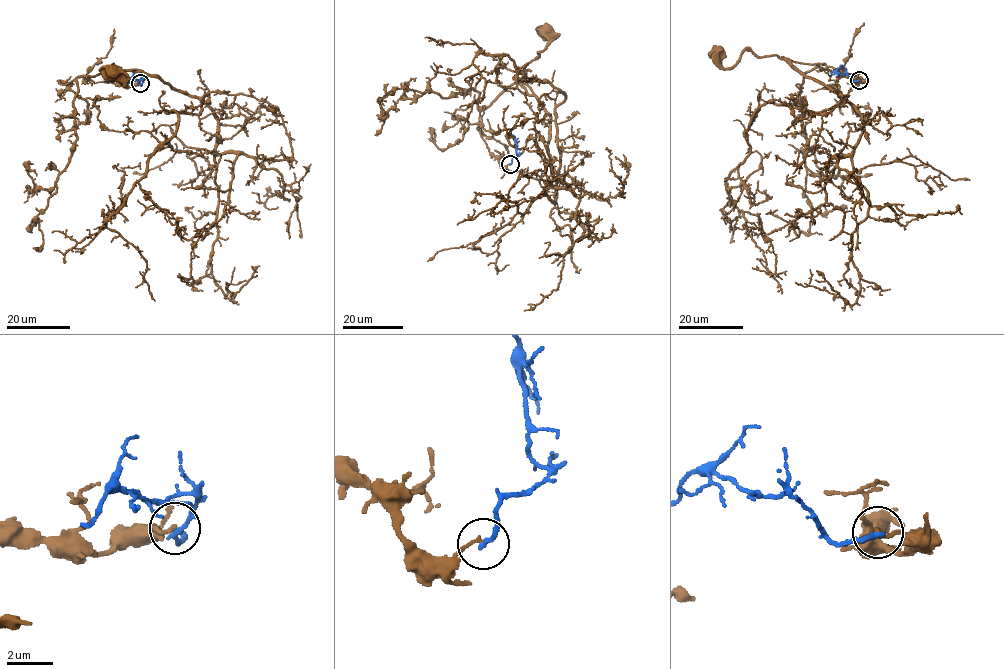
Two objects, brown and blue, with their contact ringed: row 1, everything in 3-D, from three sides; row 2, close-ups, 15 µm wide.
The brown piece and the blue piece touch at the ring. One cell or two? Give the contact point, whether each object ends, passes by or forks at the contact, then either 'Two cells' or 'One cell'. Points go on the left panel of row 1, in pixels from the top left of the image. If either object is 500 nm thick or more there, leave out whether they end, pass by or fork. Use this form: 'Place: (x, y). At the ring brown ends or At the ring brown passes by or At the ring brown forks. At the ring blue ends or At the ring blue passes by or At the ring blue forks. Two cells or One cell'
Place: (140, 83). At the ring brown ends. At the ring blue ends. Two cells

